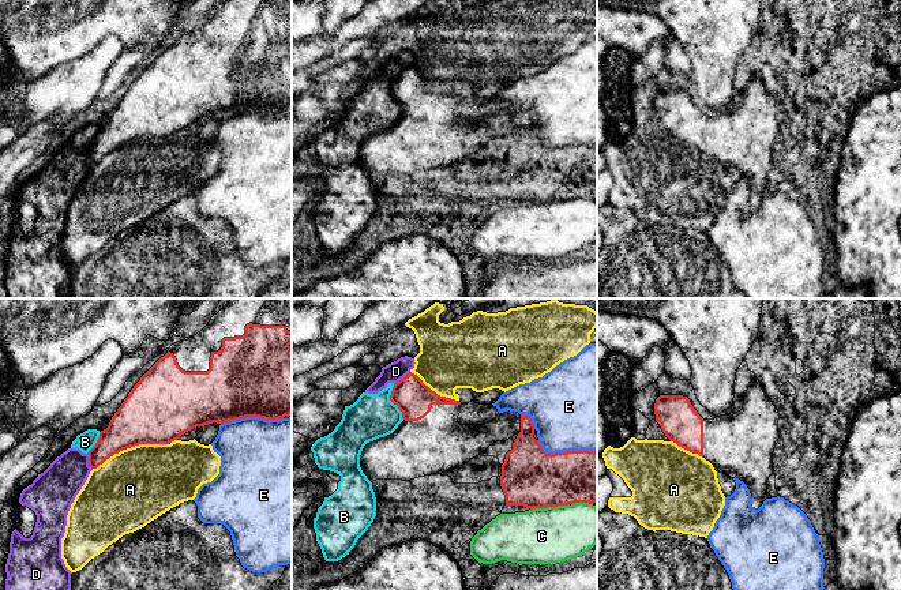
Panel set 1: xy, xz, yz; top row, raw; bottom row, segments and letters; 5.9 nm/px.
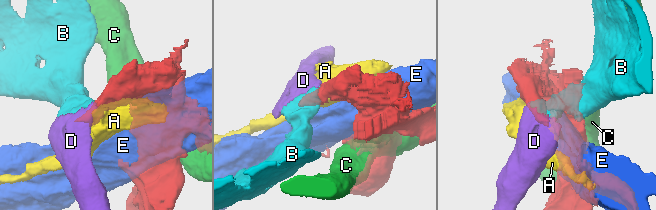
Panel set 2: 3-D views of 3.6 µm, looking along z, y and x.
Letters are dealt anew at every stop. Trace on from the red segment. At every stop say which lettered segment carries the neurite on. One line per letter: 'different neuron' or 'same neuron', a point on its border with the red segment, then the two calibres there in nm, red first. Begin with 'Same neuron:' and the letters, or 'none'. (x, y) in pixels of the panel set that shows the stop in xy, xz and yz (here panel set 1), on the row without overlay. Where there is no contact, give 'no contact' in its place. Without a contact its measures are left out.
Same neuron: none
A: different neuron | xy (130, 142) | 360/440 nm
B: different neuron | xz (393, 97) | 220/260 nm
C: different neuron | xz (550, 200) | 340/340 nm
D: different neuron | xy (89, 156) | 190/240 nm
E: different neuron | xz (566, 147) | 340/460 nm

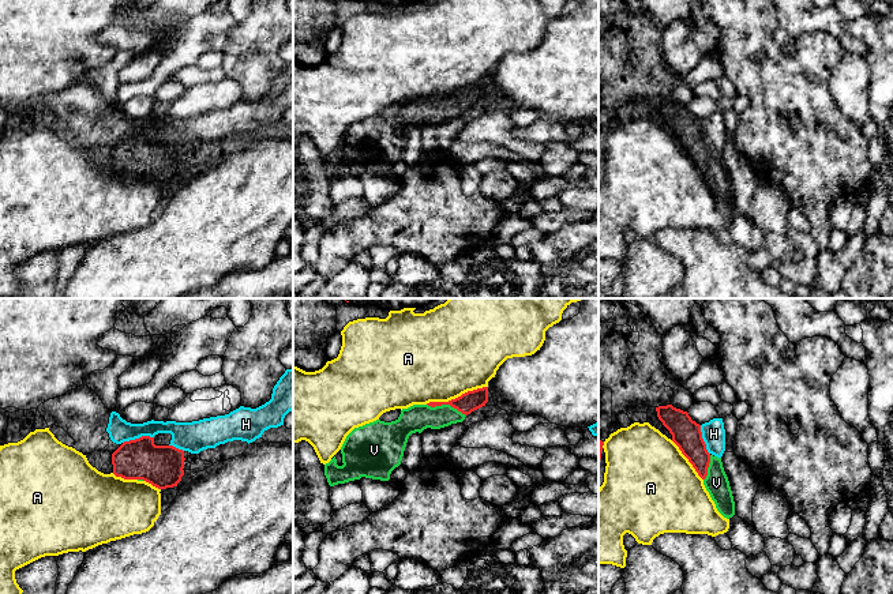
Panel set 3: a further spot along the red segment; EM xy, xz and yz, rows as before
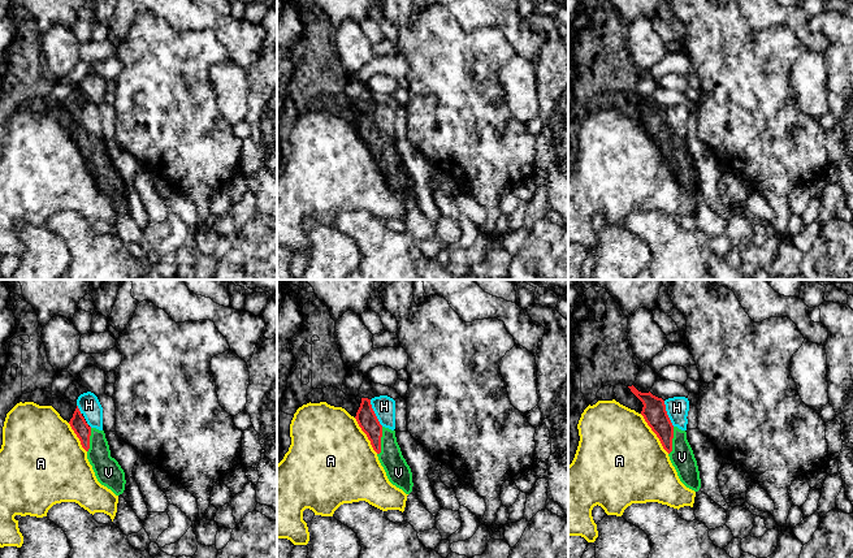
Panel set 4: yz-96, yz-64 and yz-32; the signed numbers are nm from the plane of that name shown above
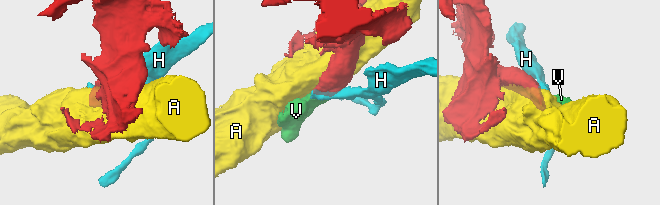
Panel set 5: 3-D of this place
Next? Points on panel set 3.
Same neuron: V
A: different neuron | xz (456, 93) | 120/500 nm
H: different neuron | xy (139, 132) | 240/140 nm
V: same neuron | xz (446, 98) | 120/160 nm

